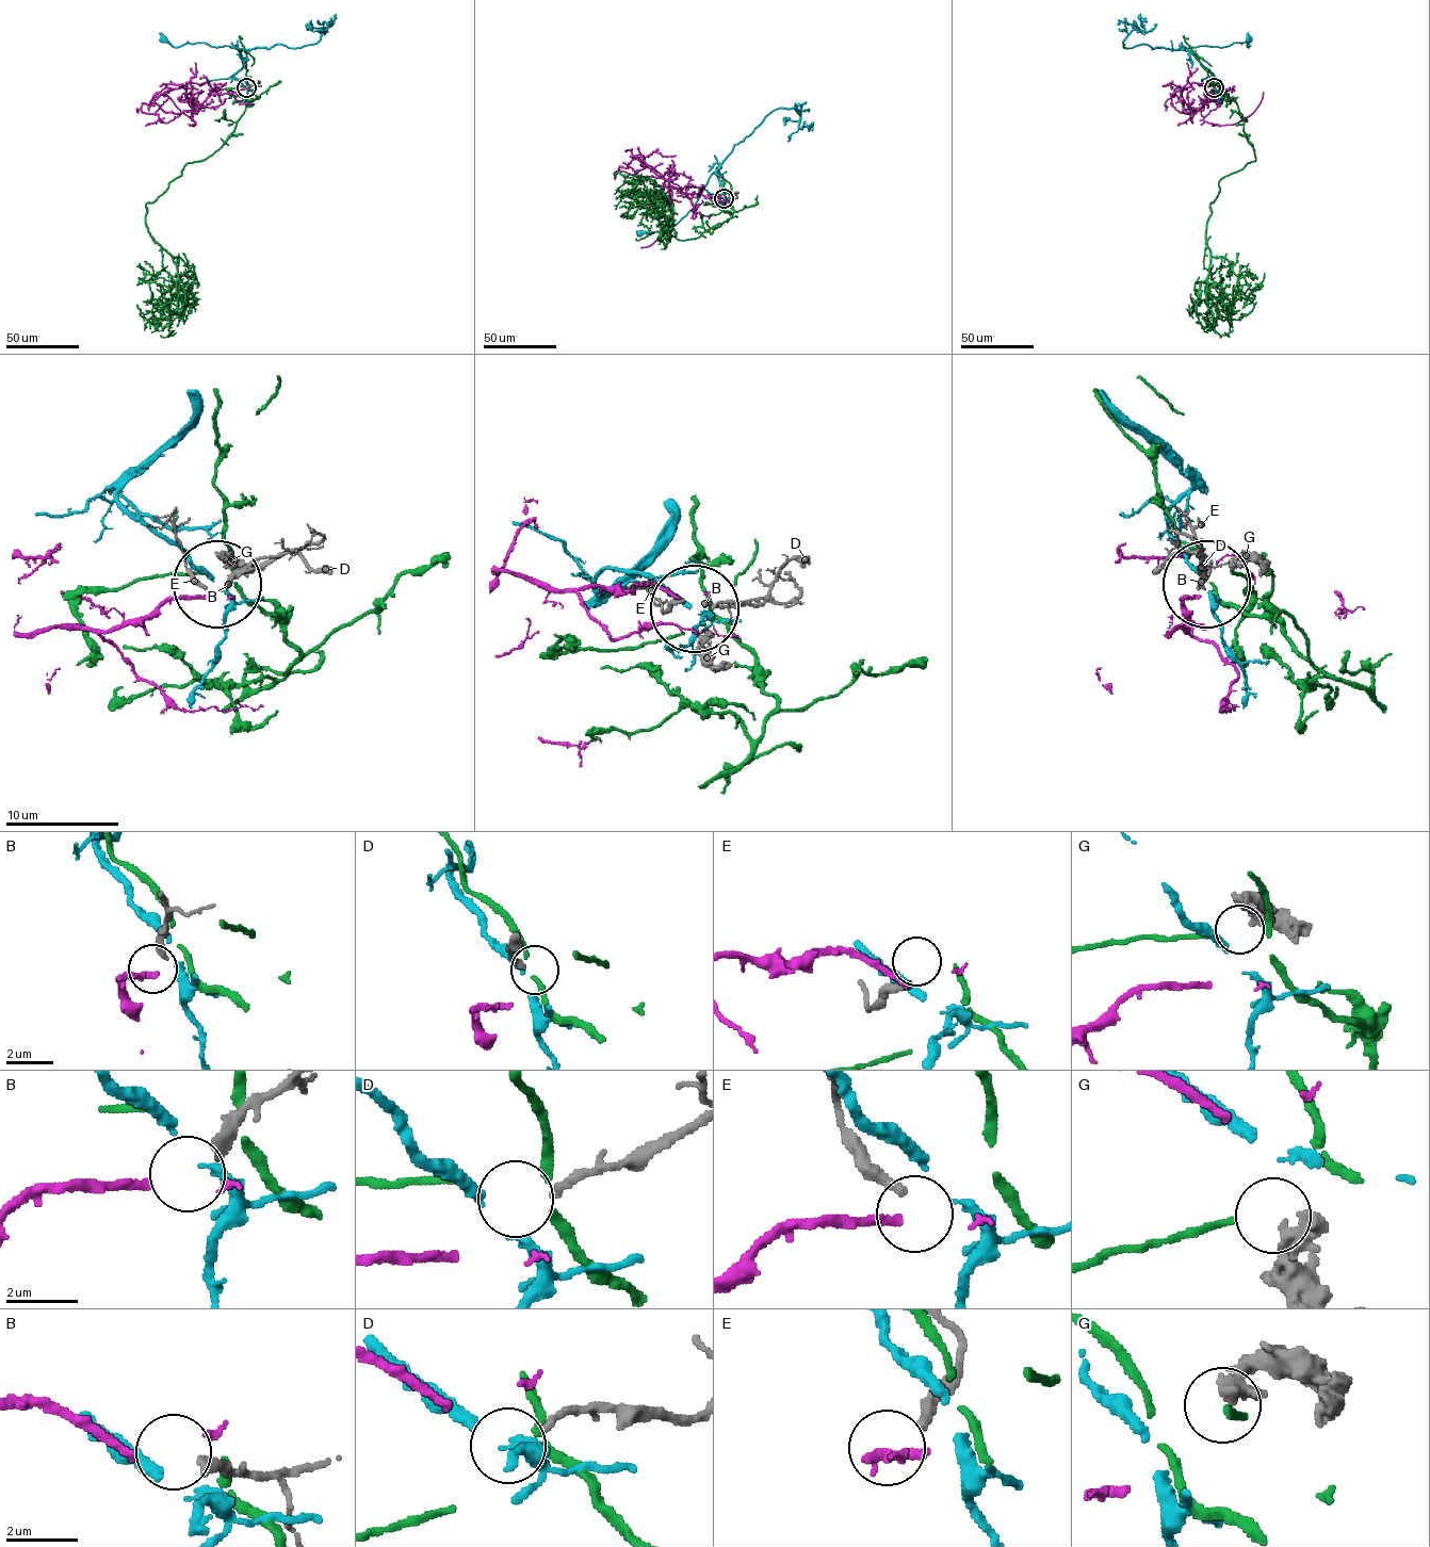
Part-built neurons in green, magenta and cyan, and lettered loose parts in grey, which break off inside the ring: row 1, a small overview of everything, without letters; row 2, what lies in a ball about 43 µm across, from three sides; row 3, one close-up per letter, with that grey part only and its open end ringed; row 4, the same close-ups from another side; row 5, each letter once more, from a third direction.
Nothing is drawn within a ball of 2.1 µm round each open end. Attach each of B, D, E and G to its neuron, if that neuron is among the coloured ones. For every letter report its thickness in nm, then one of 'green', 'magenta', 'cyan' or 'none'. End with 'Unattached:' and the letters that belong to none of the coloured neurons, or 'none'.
B: 320 nm thick; magenta
D: 220 nm thick; cyan
E: 320 nm thick; none
G: 320 nm thick; green
Unattached: E

